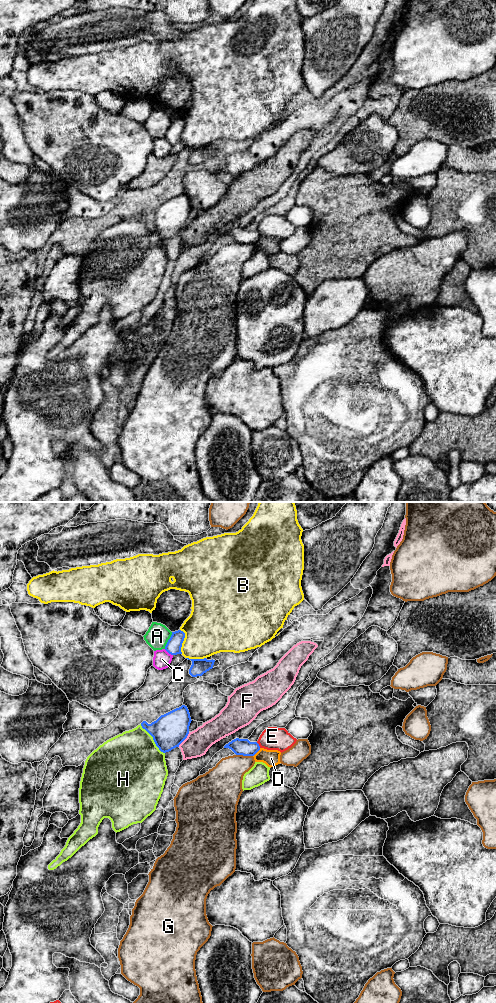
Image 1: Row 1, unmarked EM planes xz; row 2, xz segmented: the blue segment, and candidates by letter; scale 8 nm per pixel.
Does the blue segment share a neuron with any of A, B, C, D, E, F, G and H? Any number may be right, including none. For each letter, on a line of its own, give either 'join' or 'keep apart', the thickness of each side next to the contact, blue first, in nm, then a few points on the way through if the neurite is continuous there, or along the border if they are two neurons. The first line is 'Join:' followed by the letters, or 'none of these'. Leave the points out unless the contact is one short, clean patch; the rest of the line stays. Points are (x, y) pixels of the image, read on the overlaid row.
Join: none of these
A: keep apart; calibres 120 and 190 nm
B: keep apart; calibres 120 and 400 nm
C: keep apart; calibres 120 and 140 nm
D: keep apart; calibres 130 and 130 nm; border xz (260, 748), (253, 756)
E: keep apart; calibres 130 and 190 nm
F: keep apart; calibres 280 and 200 nm; border xz (189, 732), (187, 737), (178, 746)
G: keep apart; calibres 130 and 280 nm
H: keep apart; calibres 280 and 480 nm

